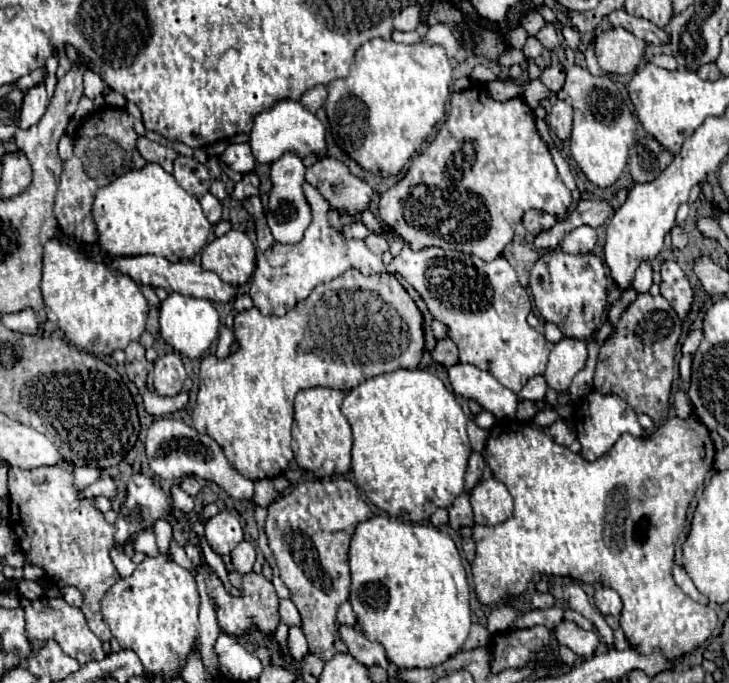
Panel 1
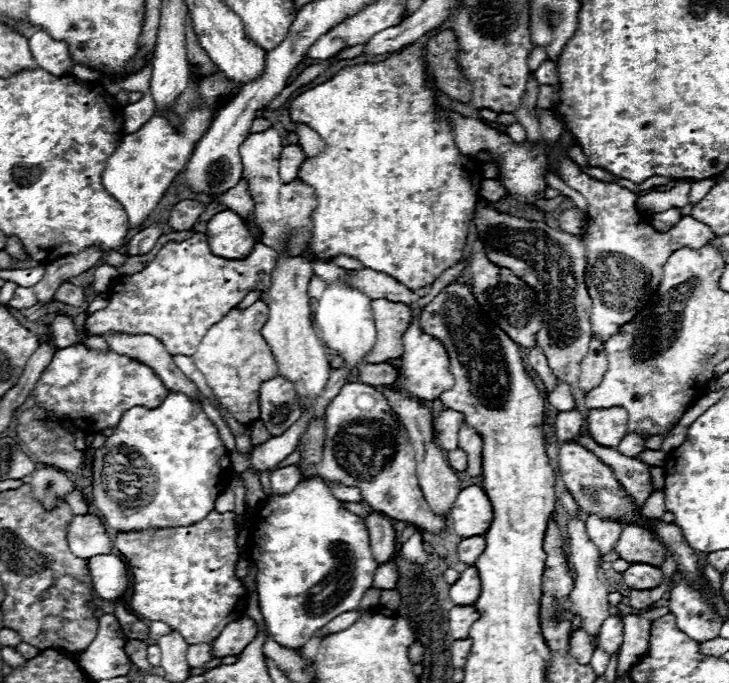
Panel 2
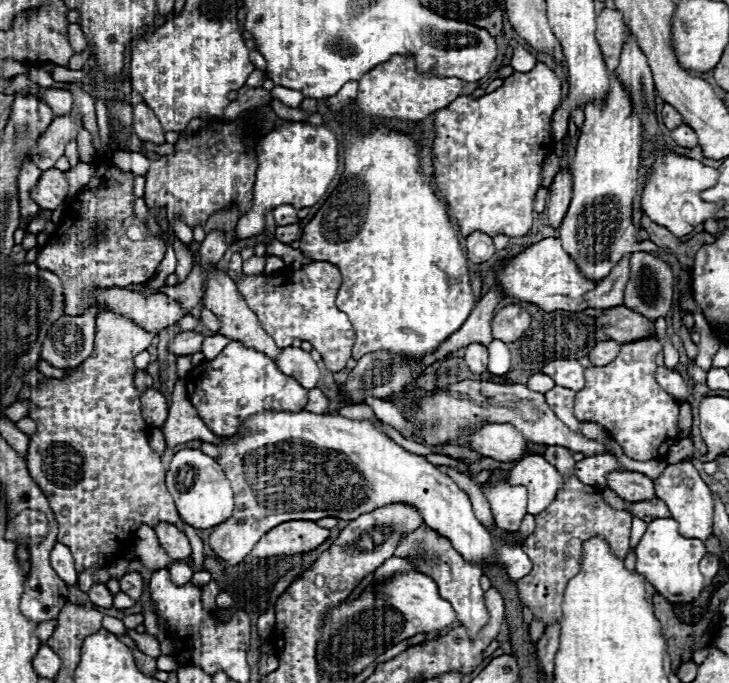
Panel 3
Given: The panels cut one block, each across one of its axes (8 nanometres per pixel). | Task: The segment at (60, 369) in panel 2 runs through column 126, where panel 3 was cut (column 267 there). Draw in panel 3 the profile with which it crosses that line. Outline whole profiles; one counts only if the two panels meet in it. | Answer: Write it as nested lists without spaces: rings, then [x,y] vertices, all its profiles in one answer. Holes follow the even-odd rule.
[[[230,342],[214,360],[204,360],[186,376],[186,390],[192,406],[216,436],[232,436],[240,424],[262,410],[300,412],[308,404],[308,390],[294,378],[282,374],[274,360],[246,348],[240,342]]]

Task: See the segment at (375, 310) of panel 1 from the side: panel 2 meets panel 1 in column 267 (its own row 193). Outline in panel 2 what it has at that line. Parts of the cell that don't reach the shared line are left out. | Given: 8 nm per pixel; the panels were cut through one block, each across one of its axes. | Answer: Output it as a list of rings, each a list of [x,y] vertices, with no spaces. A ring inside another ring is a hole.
[[[416,42],[400,48],[398,52],[390,52],[390,56],[382,62],[362,62],[362,64],[354,64],[354,66],[344,66],[336,76],[332,76],[324,84],[318,84],[314,88],[302,92],[298,98],[294,98],[288,106],[288,110],[290,110],[290,120],[310,126],[326,142],[324,154],[318,158],[306,160],[298,172],[298,178],[316,190],[318,208],[314,210],[314,216],[312,216],[314,234],[308,244],[312,248],[312,252],[316,254],[316,258],[328,260],[328,258],[334,258],[336,254],[352,254],[352,258],[364,262],[366,268],[384,272],[384,274],[396,278],[398,282],[402,282],[404,286],[408,286],[410,290],[416,290],[416,288],[436,282],[444,274],[444,270],[456,266],[462,260],[462,250],[464,250],[464,244],[468,238],[468,228],[470,228],[470,222],[474,216],[474,206],[478,202],[478,190],[480,190],[480,182],[482,182],[482,166],[478,164],[478,160],[474,156],[466,156],[458,150],[450,122],[440,112],[436,112],[438,110],[436,96],[434,96],[428,76],[424,72],[422,50]]]

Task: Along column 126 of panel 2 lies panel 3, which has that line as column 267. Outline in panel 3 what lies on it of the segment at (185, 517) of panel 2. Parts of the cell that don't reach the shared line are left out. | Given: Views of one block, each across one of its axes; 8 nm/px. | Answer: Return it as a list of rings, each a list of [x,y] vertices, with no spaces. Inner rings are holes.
[[[264,410],[244,420],[236,434],[224,436],[220,440],[222,440],[218,444],[220,456],[216,460],[220,462],[226,478],[232,482],[236,494],[236,508],[228,518],[228,522],[214,526],[210,534],[210,546],[226,566],[240,564],[252,552],[256,542],[280,522],[320,520],[326,516],[354,520],[368,510],[394,502],[404,502],[404,504],[412,504],[422,514],[426,526],[446,536],[452,542],[452,546],[464,556],[466,562],[478,566],[500,564],[504,566],[506,574],[512,580],[520,580],[532,570],[532,562],[522,552],[522,548],[496,540],[476,520],[468,494],[460,490],[450,476],[442,474],[434,464],[426,462],[424,456],[406,452],[402,446],[392,442],[370,422],[358,422],[338,414],[314,414],[306,410],[300,412]]]

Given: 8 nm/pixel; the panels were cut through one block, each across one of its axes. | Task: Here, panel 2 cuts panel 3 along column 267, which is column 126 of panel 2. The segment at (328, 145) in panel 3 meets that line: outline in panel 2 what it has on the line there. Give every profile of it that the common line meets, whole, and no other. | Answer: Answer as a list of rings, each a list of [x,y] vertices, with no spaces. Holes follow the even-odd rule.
[[[216,72],[216,76],[204,78],[202,82],[202,96],[206,98],[204,110],[194,110],[186,114],[184,120],[184,132],[178,134],[172,126],[168,126],[168,120],[160,116],[152,116],[138,132],[124,134],[120,140],[120,146],[112,154],[112,158],[106,164],[106,170],[102,174],[102,182],[106,190],[122,204],[122,208],[128,214],[130,228],[140,226],[158,206],[168,186],[174,182],[176,174],[186,168],[186,162],[194,150],[194,144],[202,138],[202,134],[208,130],[212,122],[212,114],[216,112],[218,100],[230,96],[230,90],[238,90],[240,84],[230,82],[222,72]]]

